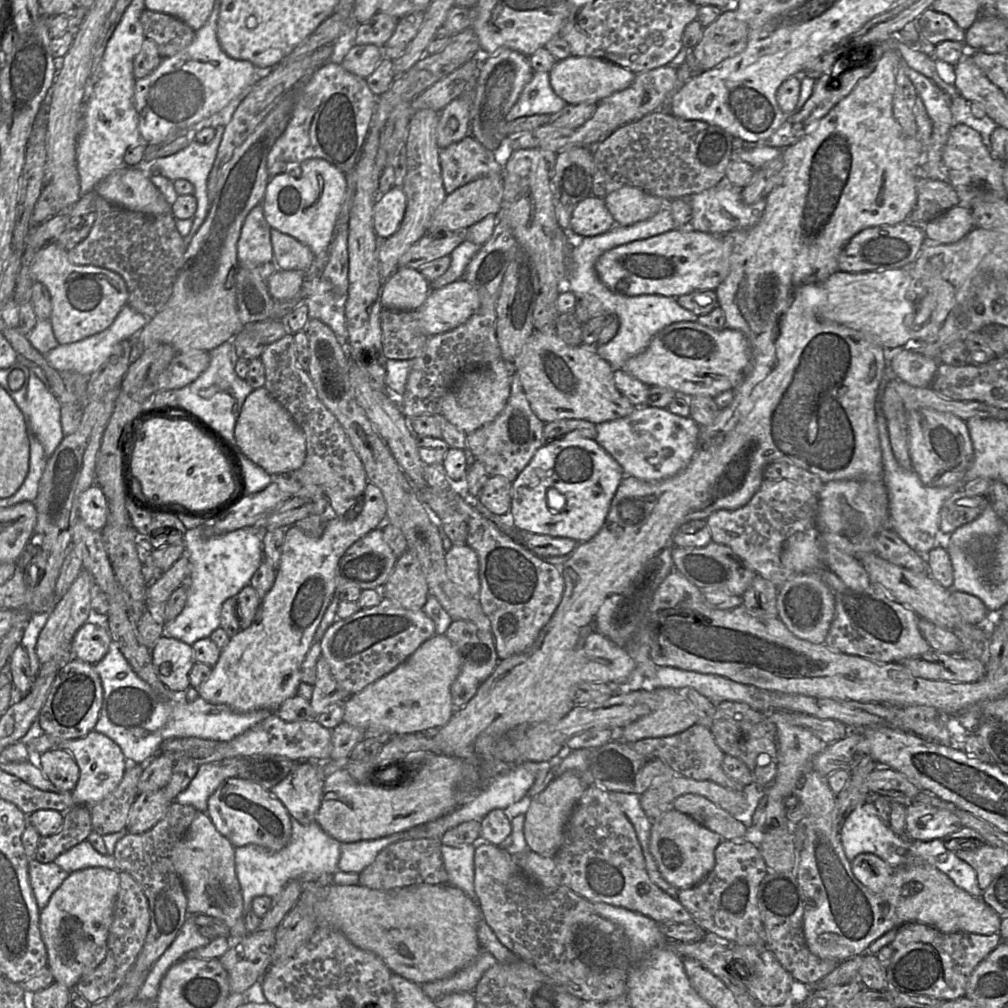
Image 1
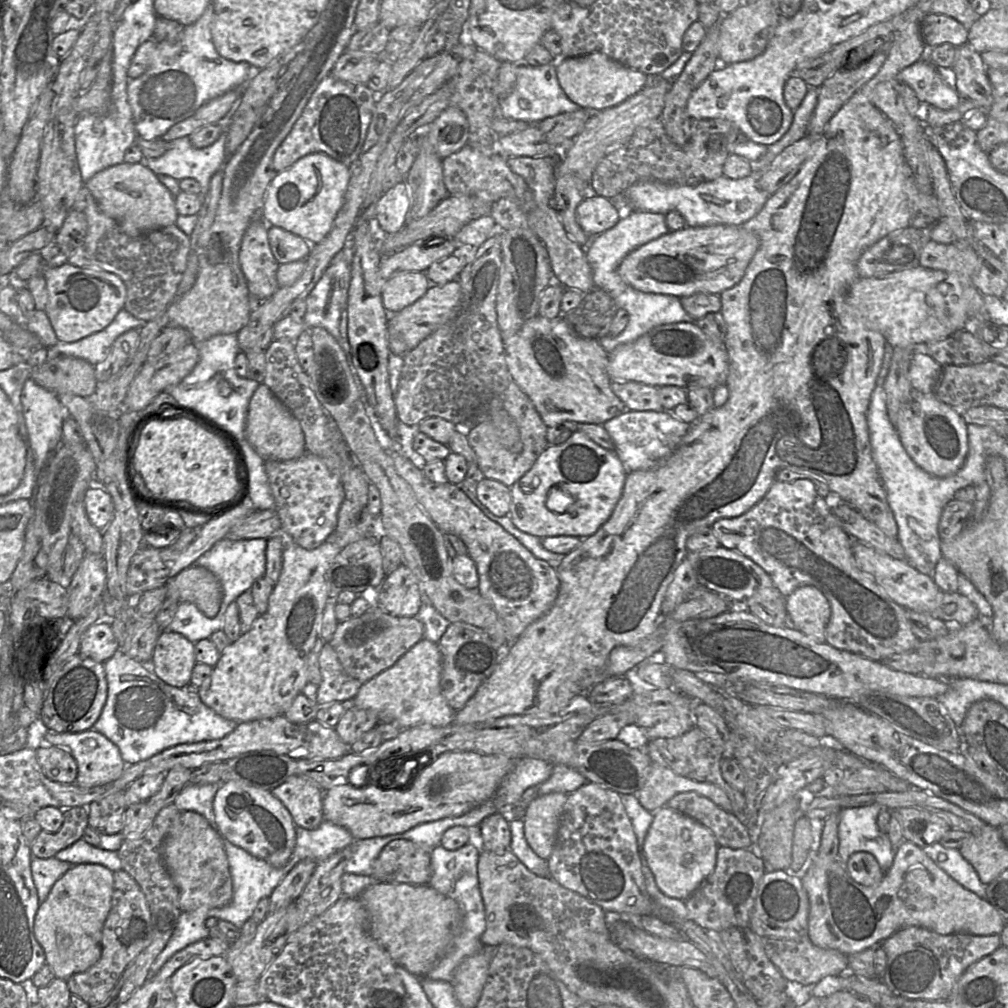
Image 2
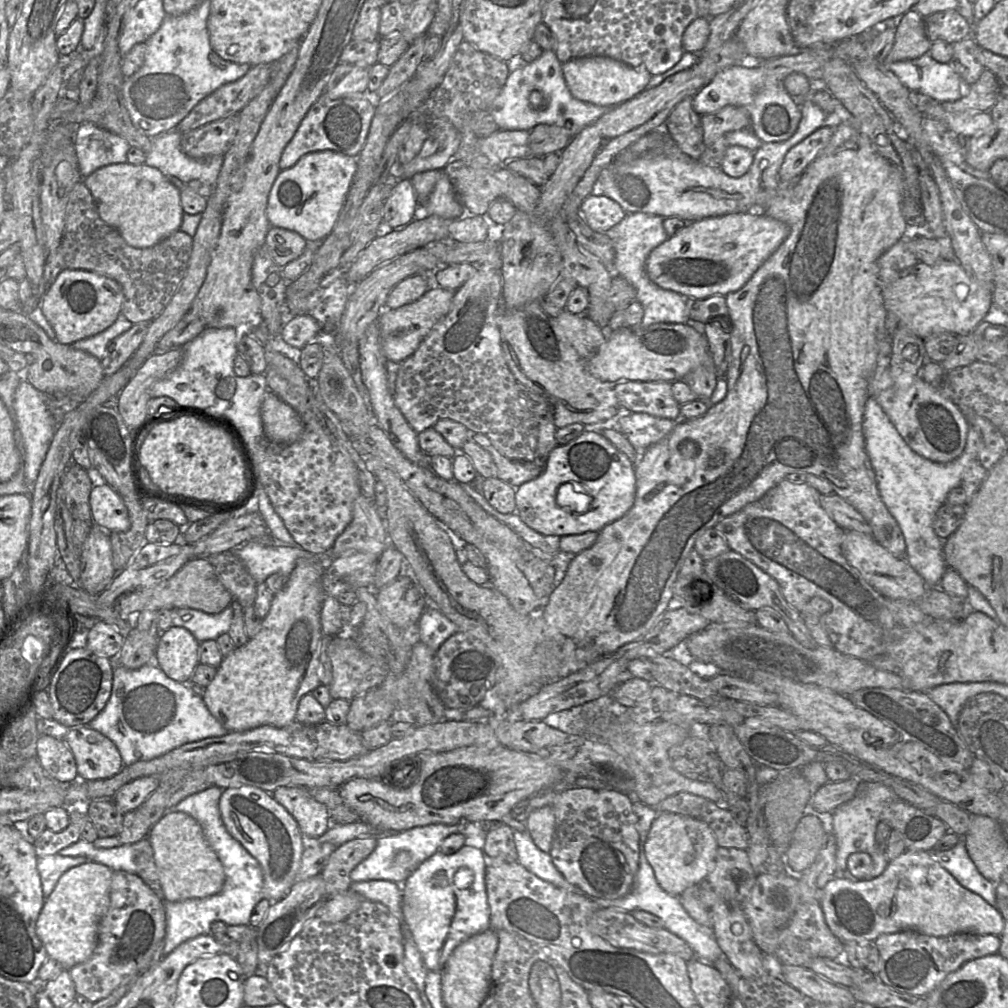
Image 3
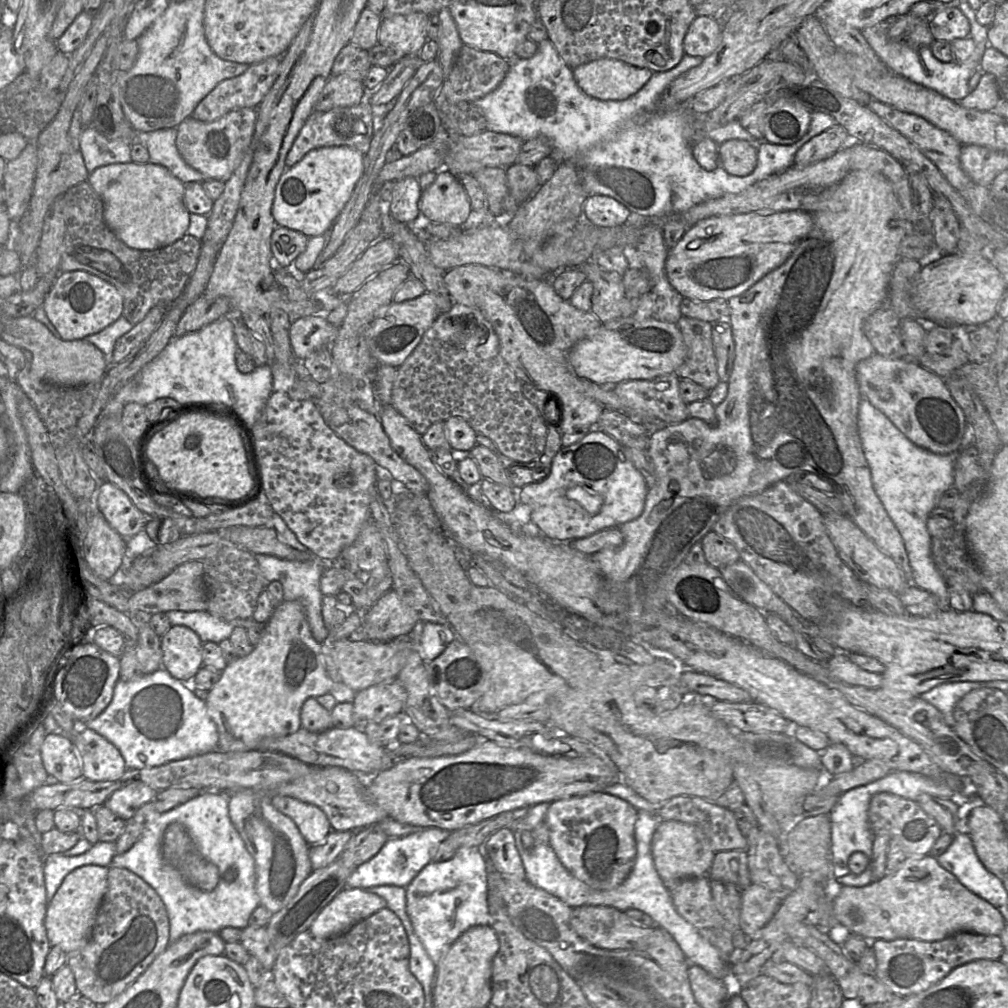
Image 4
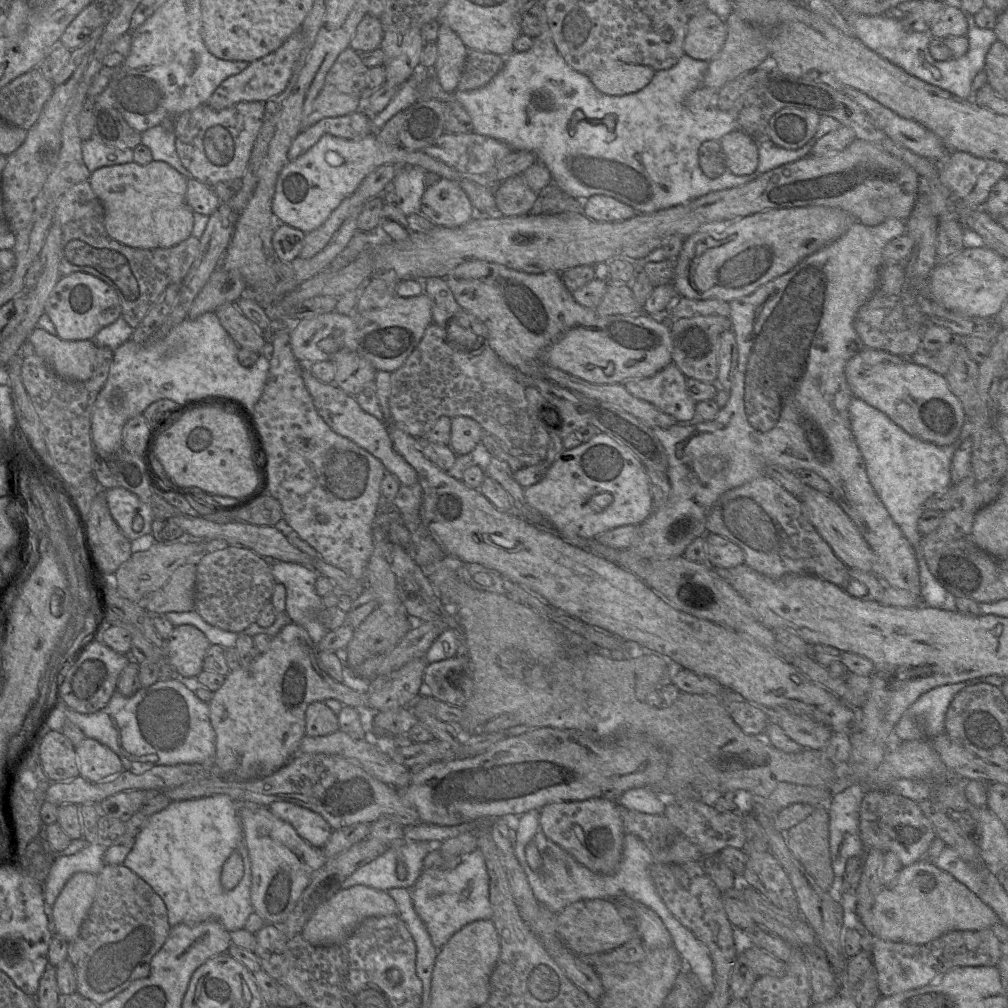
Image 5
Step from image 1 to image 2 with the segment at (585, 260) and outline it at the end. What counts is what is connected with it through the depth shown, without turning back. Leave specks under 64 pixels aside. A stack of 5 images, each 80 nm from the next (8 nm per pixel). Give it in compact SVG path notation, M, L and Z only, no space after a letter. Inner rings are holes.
M634 210L621 218L611 229L592 237L585 248L586 258L592 269L594 289L605 291L613 299L616 309L624 309L629 315L627 326L621 333L615 337L599 338L600 345L608 354L622 344L635 341L657 326L697 321L684 310L679 297L638 291L628 285L618 273L620 263L629 253L668 232L670 231L665 214Z

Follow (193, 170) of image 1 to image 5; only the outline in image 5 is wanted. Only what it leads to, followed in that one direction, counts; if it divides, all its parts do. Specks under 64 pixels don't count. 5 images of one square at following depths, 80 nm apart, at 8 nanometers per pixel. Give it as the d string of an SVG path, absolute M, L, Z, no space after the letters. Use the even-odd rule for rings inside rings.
M161 124L144 131L141 133L141 144L149 148L153 161L166 162L180 174L191 178L176 151L174 124Z

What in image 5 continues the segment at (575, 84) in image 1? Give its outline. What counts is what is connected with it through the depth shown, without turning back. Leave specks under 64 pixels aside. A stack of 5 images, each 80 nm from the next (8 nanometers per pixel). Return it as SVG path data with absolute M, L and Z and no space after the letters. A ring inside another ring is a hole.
M616 63L590 73L589 79L602 93L623 96L636 93L647 86L655 74L649 66Z

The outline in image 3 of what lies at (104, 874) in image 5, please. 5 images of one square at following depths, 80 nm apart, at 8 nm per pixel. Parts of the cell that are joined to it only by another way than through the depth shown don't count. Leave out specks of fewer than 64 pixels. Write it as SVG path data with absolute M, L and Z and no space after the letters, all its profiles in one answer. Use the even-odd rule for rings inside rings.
M112 871L110 904L99 925L97 946L86 962L69 970L77 995L95 1003L121 985L132 985L137 976L161 960L166 936L163 902L138 875Z

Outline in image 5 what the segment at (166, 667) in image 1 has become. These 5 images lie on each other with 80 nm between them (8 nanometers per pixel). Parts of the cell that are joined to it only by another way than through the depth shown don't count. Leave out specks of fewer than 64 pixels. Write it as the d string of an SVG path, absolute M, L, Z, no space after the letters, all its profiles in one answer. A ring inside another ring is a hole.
M194 625L175 626L166 640L166 658L177 677L195 679L204 669L204 658L210 646L206 635Z

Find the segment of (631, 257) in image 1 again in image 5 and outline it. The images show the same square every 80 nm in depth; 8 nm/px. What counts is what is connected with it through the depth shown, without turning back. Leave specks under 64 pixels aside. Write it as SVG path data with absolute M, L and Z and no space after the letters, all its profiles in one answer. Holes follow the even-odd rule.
M807 206L766 210L730 222L704 225L683 241L676 257L672 284L679 296L692 300L719 299L730 302L754 292L763 284L793 269L804 258L840 238L857 219L841 209Z

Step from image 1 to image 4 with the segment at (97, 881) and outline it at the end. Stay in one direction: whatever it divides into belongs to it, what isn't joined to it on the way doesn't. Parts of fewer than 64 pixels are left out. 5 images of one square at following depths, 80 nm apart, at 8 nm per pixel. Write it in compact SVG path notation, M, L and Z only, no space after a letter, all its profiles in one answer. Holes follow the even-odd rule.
M86 865L70 872L47 905L44 926L51 947L57 946L66 954L77 951L91 937L99 908L107 891L108 867Z

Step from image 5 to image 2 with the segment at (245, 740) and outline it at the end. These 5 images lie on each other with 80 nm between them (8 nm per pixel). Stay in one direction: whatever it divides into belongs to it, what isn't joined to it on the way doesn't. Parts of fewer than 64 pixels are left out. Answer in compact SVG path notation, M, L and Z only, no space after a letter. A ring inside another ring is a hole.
M335 531L312 550L299 546L290 537L285 538L282 570L269 597L267 611L257 617L248 632L243 633L221 652L211 675L198 688L198 695L207 707L223 718L244 723L281 716L291 706L294 698L309 682L308 656L320 638L323 613L329 601L327 571L341 550L335 542Z

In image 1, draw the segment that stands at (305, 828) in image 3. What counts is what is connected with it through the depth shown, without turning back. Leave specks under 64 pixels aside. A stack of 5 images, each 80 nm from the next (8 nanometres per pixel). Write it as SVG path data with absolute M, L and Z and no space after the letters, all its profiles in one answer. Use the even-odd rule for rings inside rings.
M299 761L291 772L270 789L287 809L290 816L302 825L315 822L321 804L324 780L315 761Z

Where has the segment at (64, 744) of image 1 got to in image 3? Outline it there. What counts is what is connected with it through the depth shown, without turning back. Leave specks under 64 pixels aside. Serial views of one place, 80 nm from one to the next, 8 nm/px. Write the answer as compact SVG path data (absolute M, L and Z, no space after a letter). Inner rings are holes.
M88 725L69 729L63 741L75 758L80 780L108 779L124 767L116 745Z

